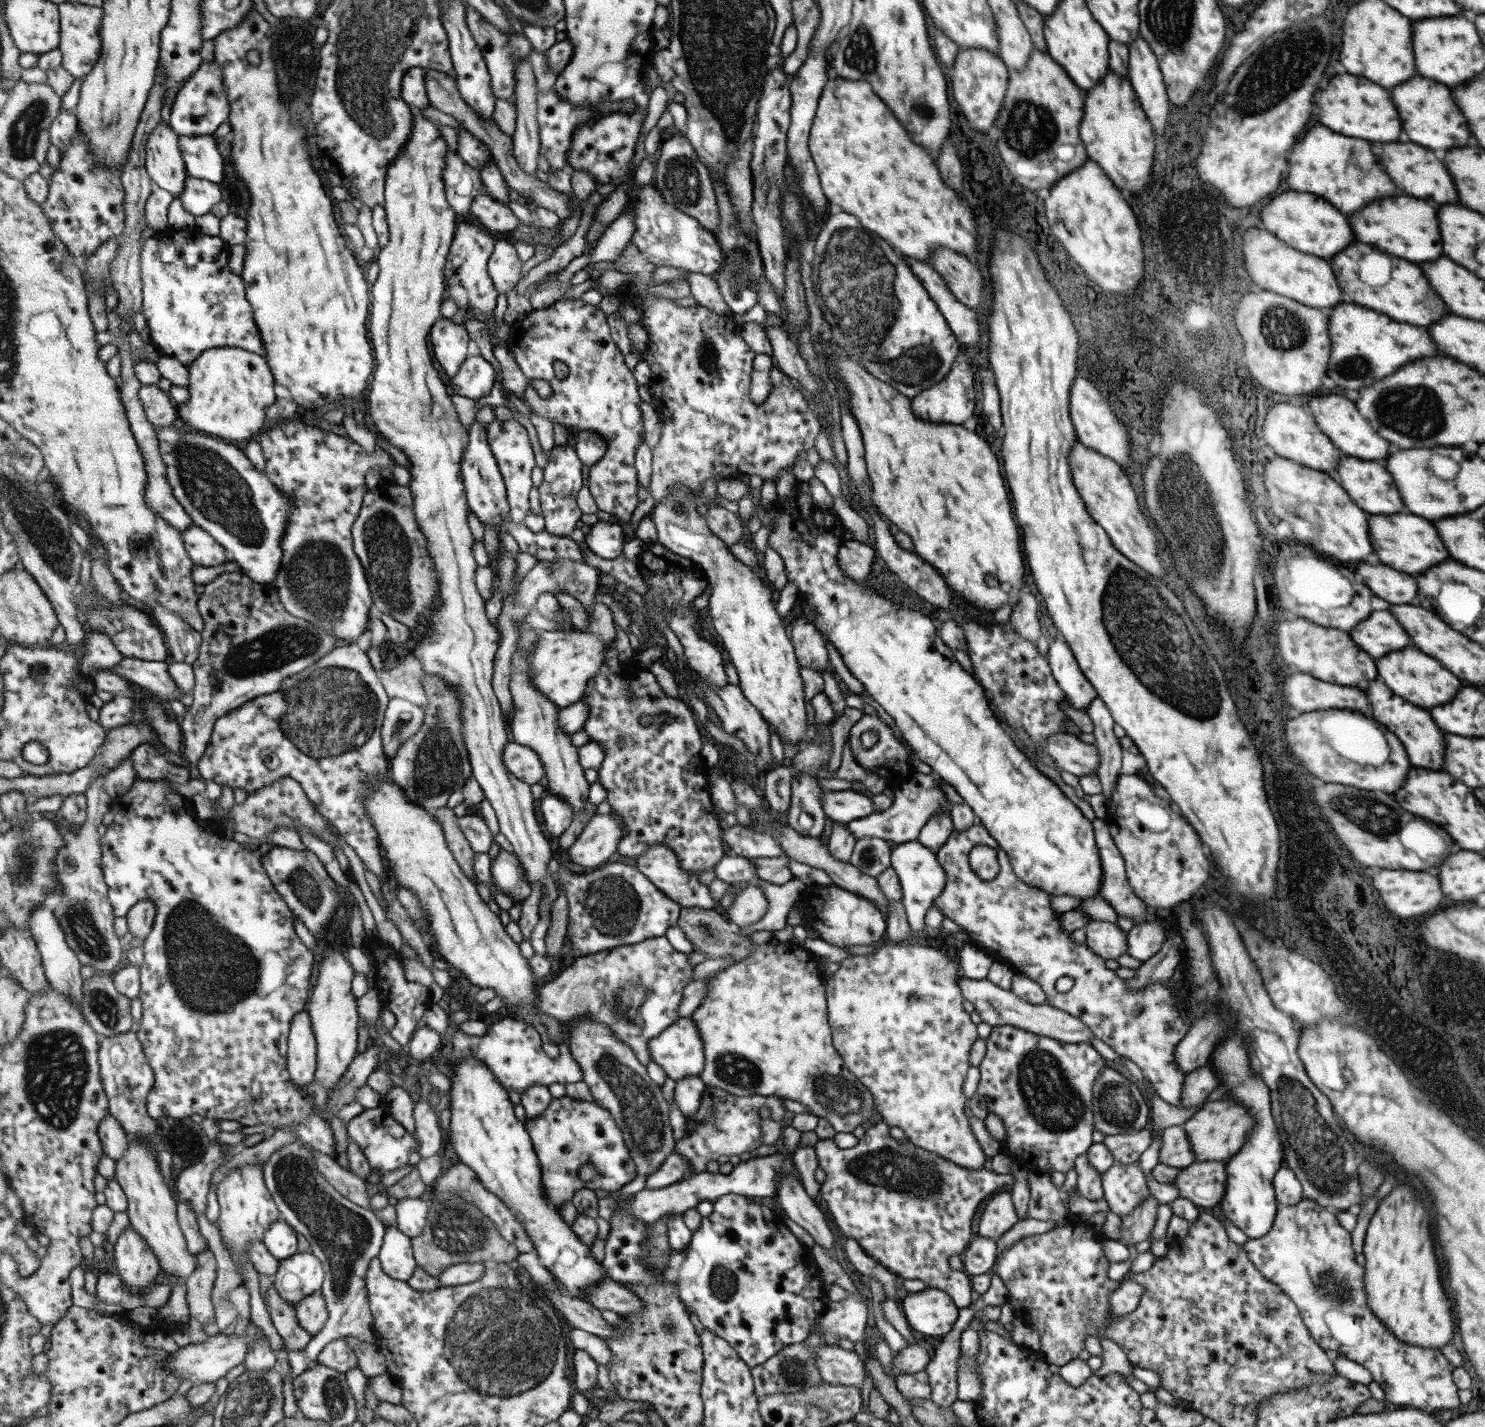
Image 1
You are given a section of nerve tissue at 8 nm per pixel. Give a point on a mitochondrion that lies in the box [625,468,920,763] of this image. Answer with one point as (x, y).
(682, 510)

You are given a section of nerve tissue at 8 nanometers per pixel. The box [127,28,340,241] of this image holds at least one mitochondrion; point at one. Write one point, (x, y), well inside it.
(302, 50)

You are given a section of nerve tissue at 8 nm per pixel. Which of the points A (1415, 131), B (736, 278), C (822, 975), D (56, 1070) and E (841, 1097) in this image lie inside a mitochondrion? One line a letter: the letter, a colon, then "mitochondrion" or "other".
A: other
B: mitochondrion
C: other
D: mitochondrion
E: mitochondrion

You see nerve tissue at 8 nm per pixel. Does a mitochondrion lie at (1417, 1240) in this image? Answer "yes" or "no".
no

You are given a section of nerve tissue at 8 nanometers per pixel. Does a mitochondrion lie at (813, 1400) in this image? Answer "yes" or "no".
yes

